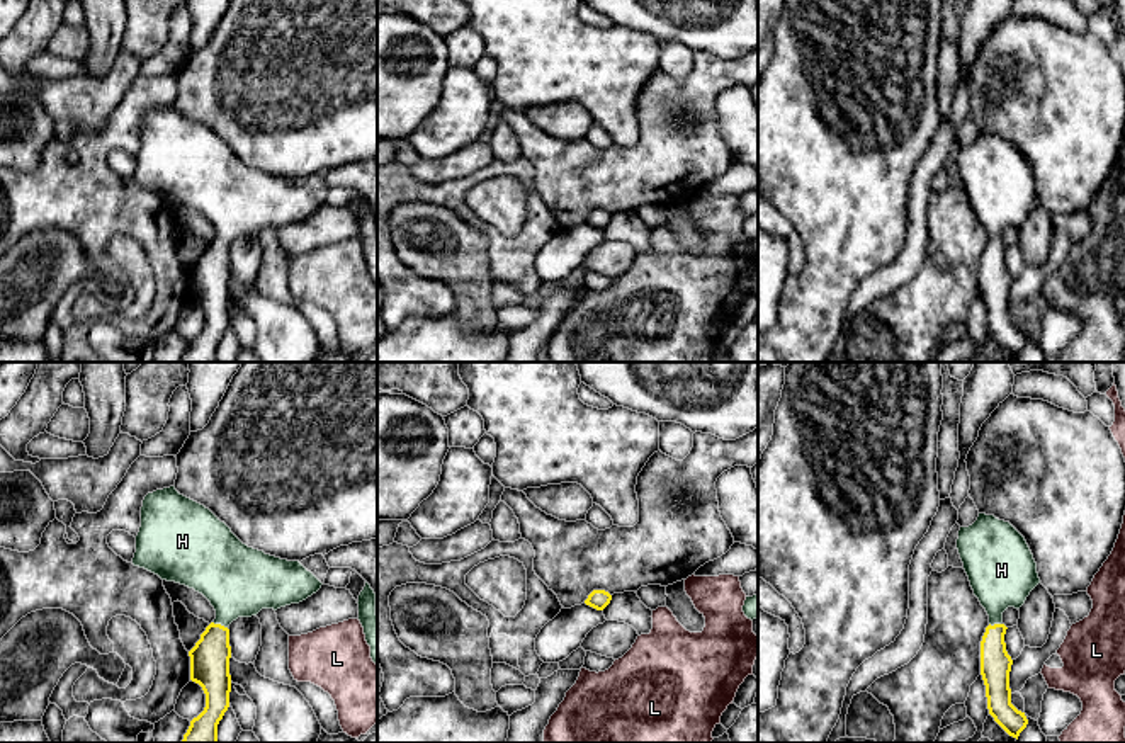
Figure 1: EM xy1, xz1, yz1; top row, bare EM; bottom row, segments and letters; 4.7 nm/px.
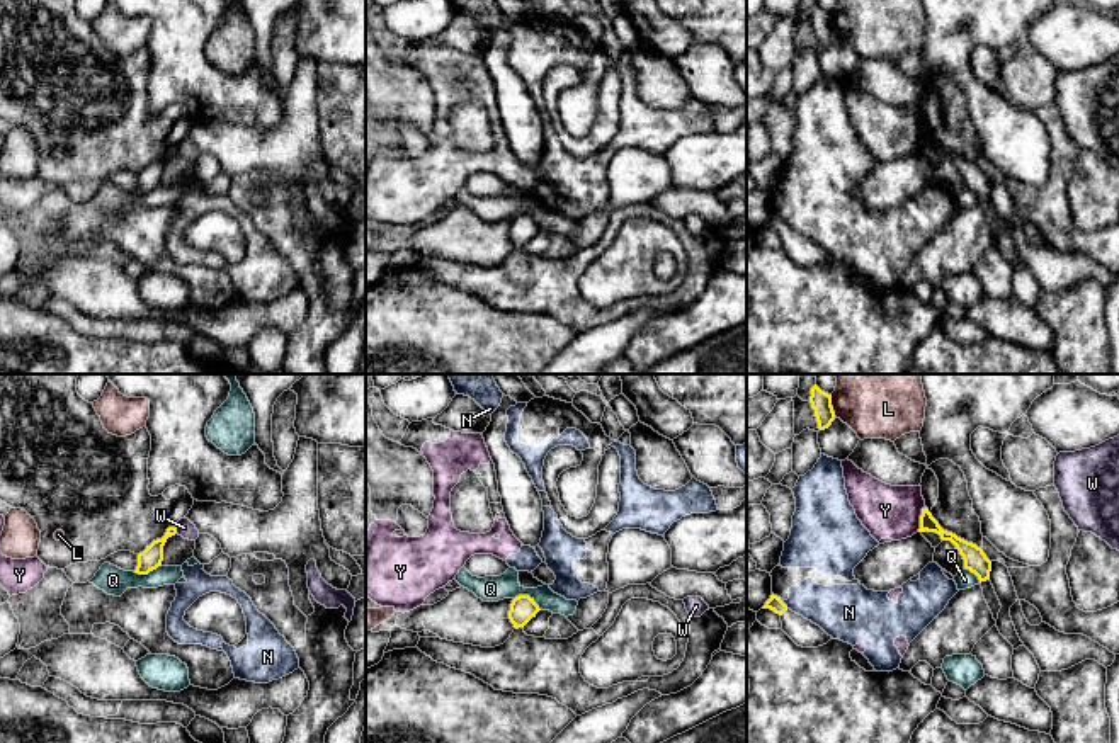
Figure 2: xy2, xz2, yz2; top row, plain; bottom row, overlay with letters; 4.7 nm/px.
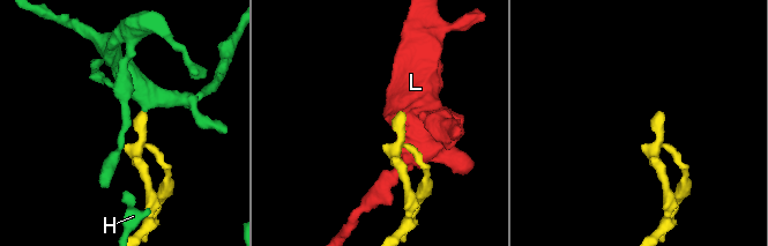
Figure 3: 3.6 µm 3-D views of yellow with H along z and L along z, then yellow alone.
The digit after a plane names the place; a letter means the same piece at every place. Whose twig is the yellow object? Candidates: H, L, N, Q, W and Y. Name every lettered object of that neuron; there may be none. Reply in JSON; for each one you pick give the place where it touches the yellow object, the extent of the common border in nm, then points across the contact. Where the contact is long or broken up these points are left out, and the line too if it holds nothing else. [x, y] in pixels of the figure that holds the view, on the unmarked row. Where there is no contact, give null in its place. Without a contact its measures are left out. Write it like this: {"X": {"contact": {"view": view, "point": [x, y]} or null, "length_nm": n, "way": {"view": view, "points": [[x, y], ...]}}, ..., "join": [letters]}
{"H": {"contact": {"view": "xy1", "point": [220, 243]}, "length_nm": 80, "way": {"view": "xy1", "points": [[209, 277], [220, 243], [238, 199]]}}, "join": ["H"]}

